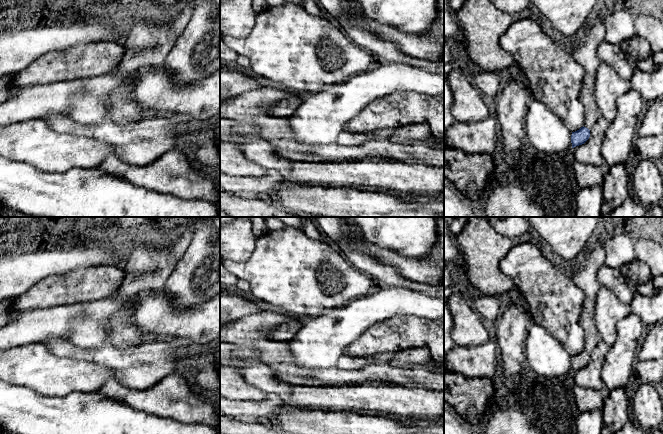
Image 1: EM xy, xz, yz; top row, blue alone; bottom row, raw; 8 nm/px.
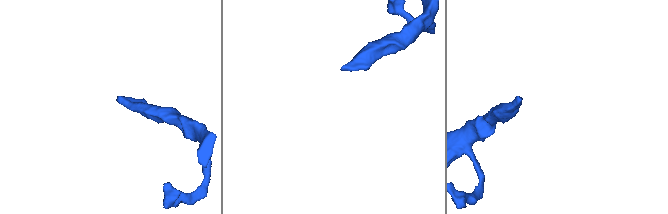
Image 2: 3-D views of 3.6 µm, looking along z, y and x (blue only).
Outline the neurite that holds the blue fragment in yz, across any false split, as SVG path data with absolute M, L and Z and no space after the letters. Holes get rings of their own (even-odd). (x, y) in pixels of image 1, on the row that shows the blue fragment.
M599 19L587 34L586 40L572 53L575 61L584 69L583 86L579 97L585 110L584 126L572 132L572 148L584 144L589 139L590 130L601 117L601 112L594 96L594 85L596 70L601 63L597 55L597 49L604 40L604 36L604 22Z

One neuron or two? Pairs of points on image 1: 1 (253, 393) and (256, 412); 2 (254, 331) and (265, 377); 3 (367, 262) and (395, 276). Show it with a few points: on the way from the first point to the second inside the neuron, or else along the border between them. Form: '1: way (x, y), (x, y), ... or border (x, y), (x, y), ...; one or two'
1: border (268, 394), (263, 399), (258, 400), (230, 399); two
2: border (238, 356), (258, 357), (275, 371); two
3: way (374, 268), (388, 275); one

